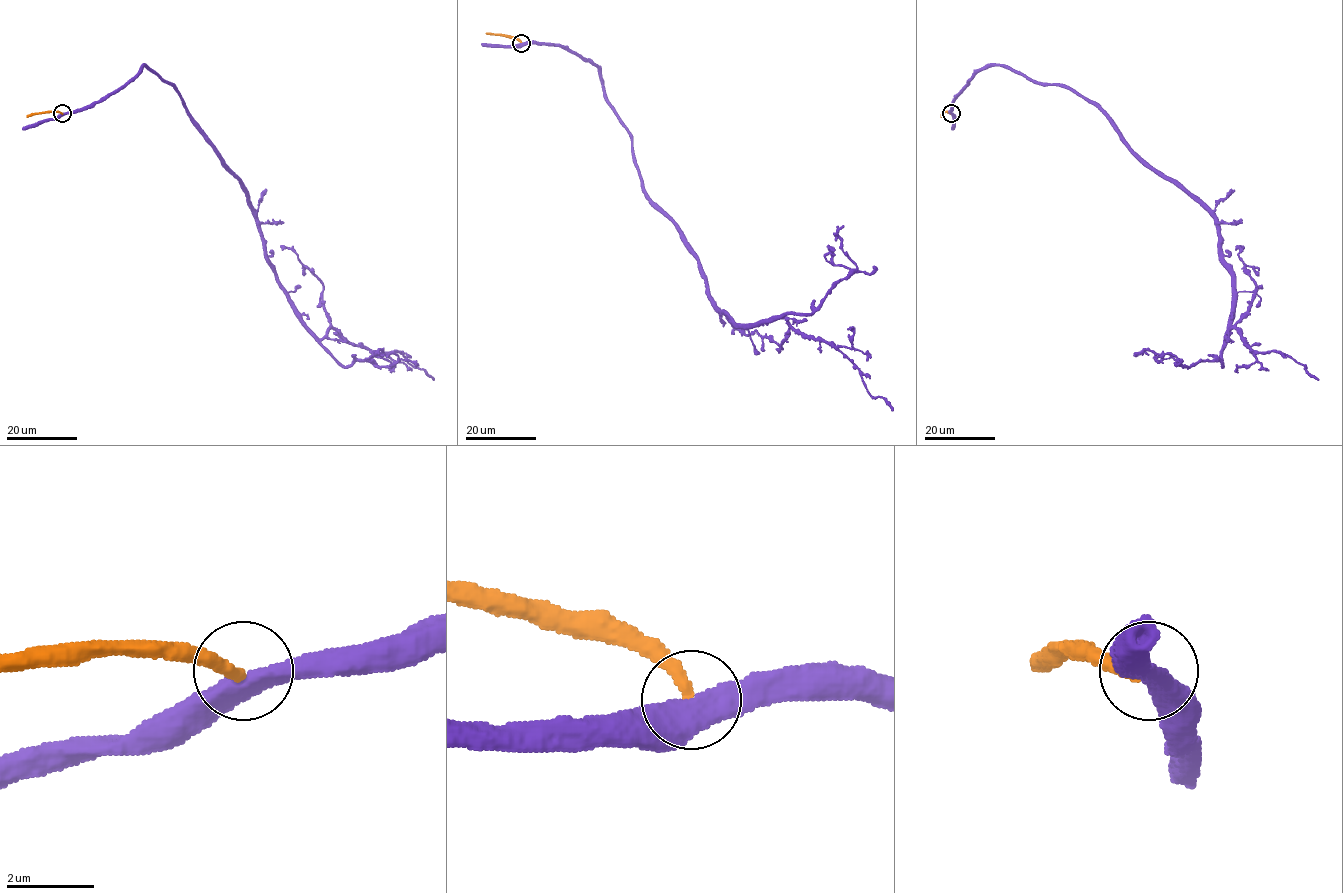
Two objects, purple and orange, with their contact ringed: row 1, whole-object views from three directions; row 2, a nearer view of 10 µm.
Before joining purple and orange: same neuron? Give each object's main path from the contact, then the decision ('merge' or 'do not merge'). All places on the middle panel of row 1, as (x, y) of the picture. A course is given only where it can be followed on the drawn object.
course purple (521, 44), (560, 44), (598, 69), (644, 192), (720, 310), (735, 324), (784, 318), (834, 345), (892, 410); course orange (521, 44), (517, 39), (486, 33); do not merge

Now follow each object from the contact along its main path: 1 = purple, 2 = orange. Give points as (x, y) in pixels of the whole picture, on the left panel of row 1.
1: (62, 113), (144, 65), (172, 84), (239, 178), (294, 313), (433, 379)
2: (62, 113), (49, 111), (27, 117)

